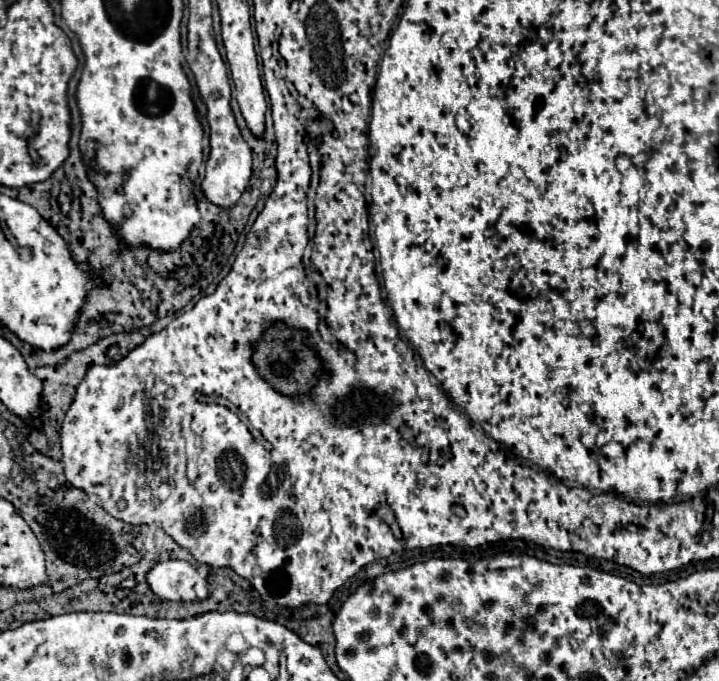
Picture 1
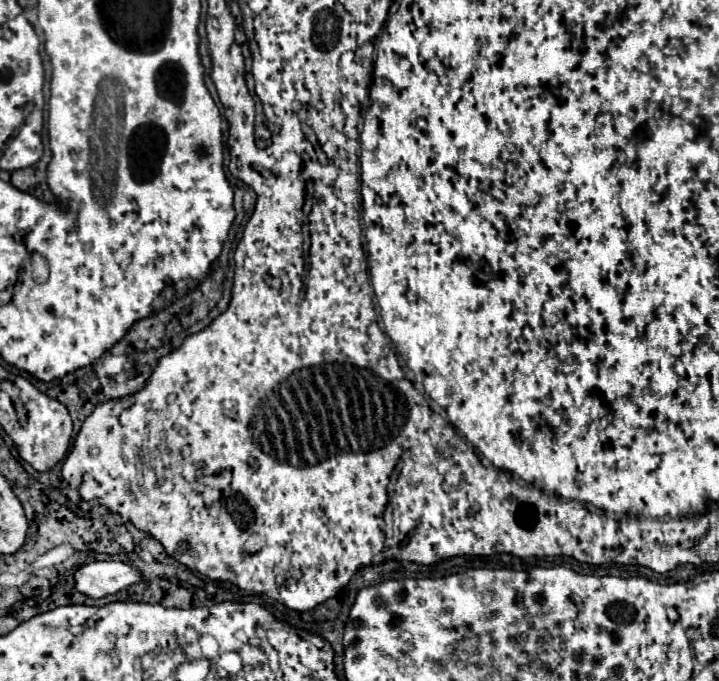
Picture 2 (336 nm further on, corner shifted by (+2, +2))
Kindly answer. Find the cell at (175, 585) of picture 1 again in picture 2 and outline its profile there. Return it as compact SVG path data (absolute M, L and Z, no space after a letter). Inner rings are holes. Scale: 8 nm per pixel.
M118 560L90 562L76 570L74 588L88 598L104 598L116 594L118 590L140 582L140 572L136 566Z

